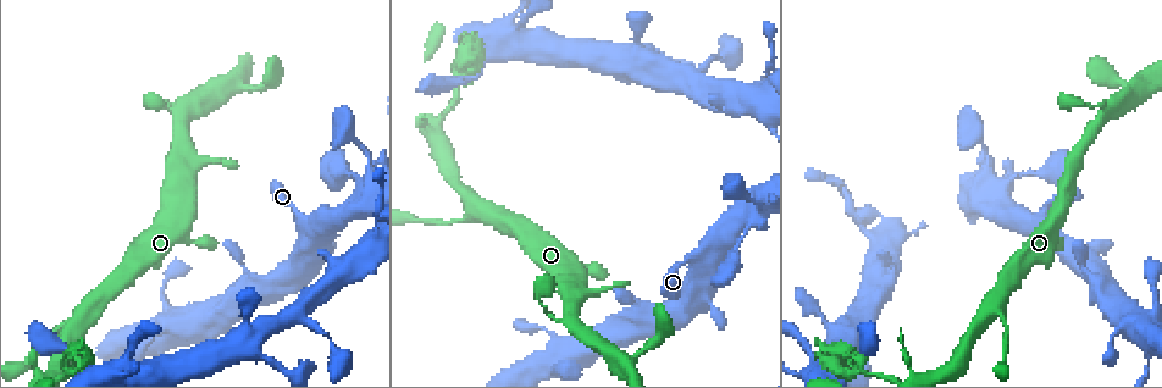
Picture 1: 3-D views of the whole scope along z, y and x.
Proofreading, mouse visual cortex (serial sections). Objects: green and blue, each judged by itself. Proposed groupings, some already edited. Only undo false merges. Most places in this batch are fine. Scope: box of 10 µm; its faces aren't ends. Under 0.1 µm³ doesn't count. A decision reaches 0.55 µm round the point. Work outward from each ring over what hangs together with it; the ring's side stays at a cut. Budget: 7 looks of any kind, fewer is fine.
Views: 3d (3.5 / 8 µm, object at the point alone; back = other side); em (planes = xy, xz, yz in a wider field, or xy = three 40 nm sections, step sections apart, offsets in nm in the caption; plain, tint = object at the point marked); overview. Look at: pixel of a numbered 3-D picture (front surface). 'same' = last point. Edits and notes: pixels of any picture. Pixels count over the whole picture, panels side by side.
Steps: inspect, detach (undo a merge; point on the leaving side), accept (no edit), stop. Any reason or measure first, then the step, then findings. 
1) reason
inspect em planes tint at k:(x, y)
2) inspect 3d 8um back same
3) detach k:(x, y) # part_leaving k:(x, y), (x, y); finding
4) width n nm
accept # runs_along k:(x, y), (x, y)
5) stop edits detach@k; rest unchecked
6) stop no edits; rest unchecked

a narrow waist
inspect 3d 8um at 1:(309, 231)

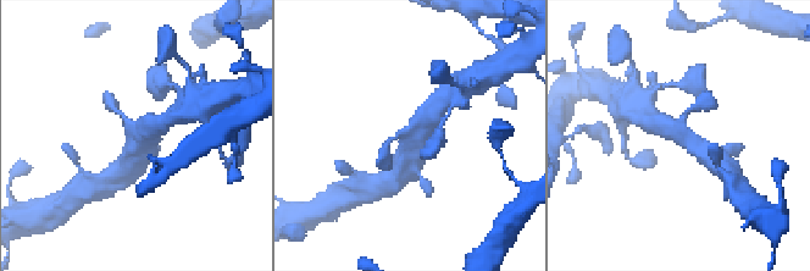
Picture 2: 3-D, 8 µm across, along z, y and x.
inspect 3d 3.5um same

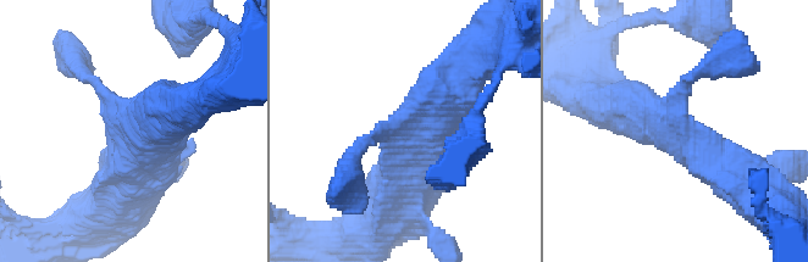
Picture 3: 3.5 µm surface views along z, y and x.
inspect em planes tint at 3:(131, 130)

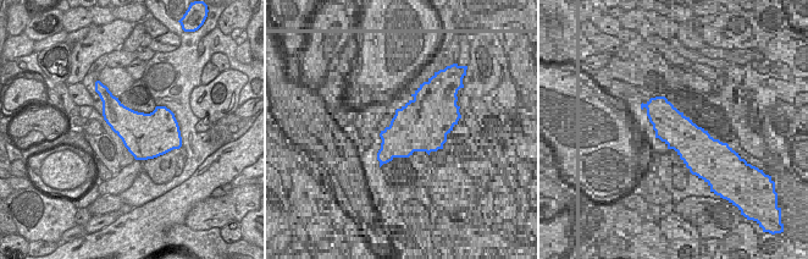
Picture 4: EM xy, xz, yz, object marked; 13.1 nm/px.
accept # runs_along 3:(81, 72), (140, 135), (129, 177); all the same cell

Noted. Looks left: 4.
sudden change in width
inspect em xy step 1 tint at 1:(572, 320)

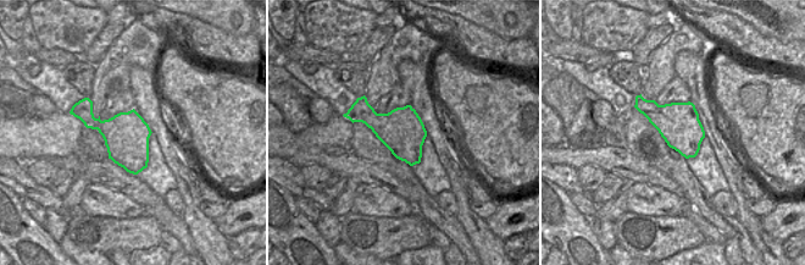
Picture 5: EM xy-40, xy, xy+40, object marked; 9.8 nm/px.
inspect 3d 3.5um same

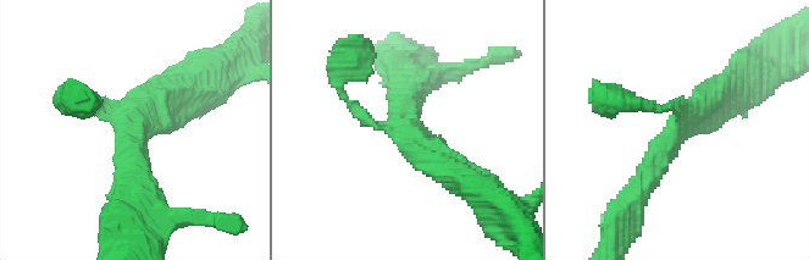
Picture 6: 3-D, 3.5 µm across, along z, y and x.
width 440 nm
accept # runs_along 6:(633, 200), (692, 110), (730, 90); one cell here

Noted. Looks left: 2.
a narrow waist
inspect 3d 3.5um at 1:(1146, 365)

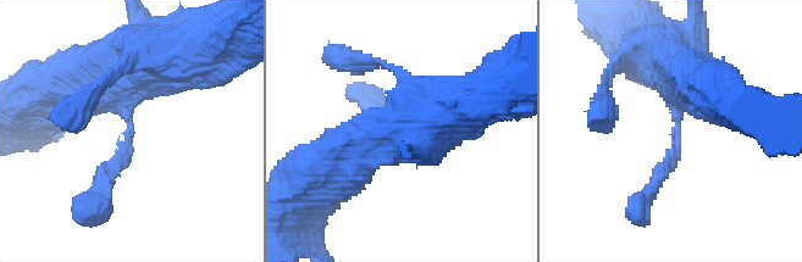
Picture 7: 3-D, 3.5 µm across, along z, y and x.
now the EM
inspect em xy step 5 tint at 7:(129, 127)

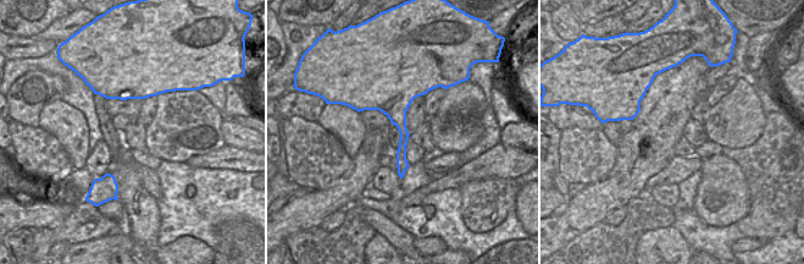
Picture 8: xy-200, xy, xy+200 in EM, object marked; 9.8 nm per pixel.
accept # all the same cell

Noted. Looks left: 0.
stop no edits; rest unchecked

